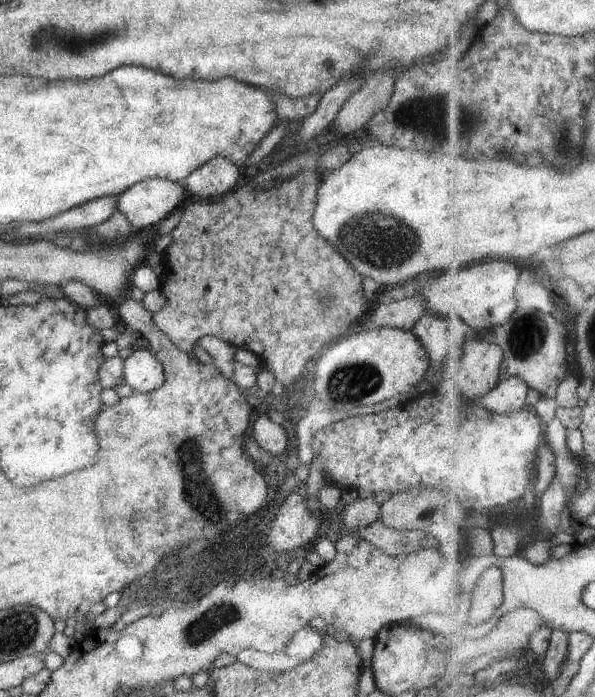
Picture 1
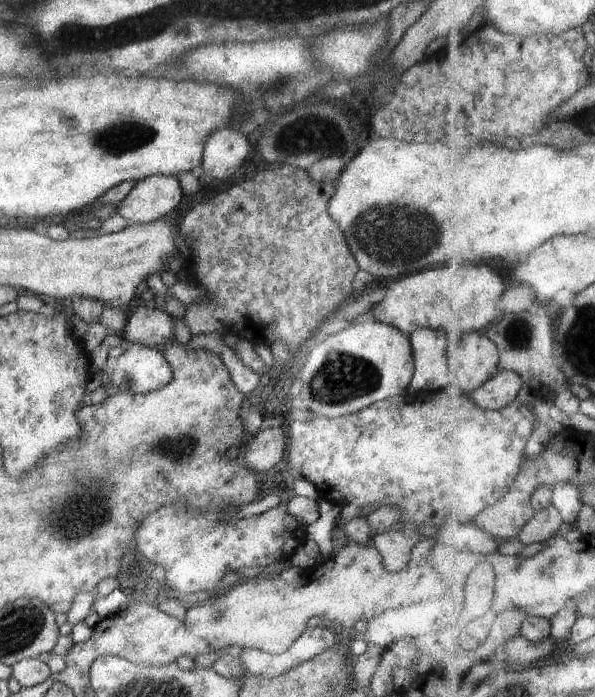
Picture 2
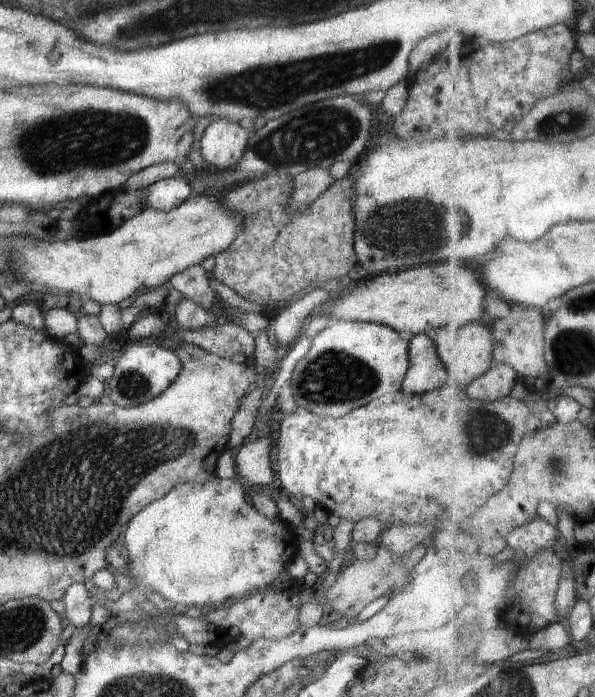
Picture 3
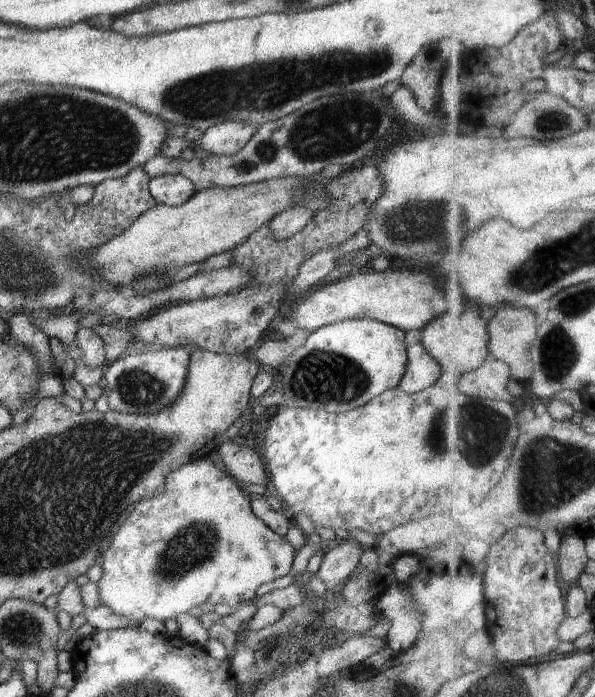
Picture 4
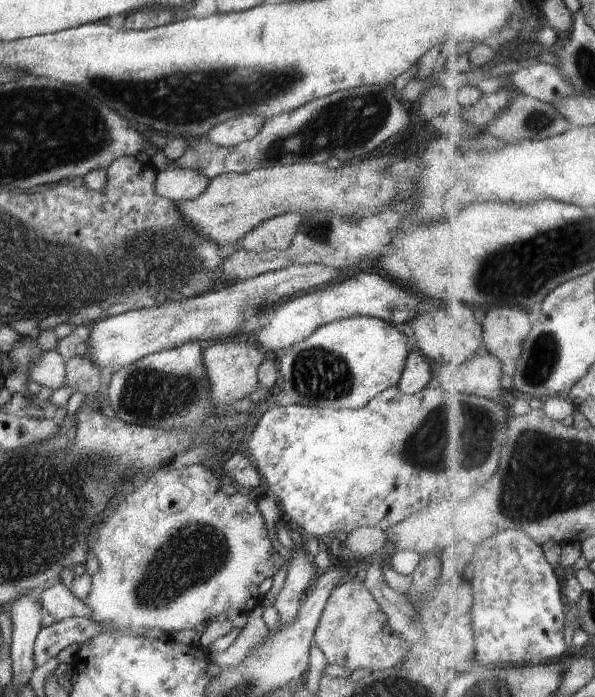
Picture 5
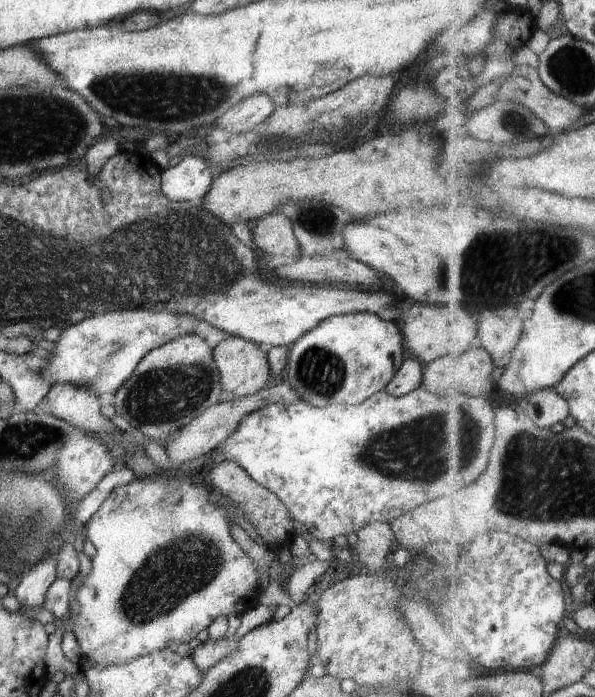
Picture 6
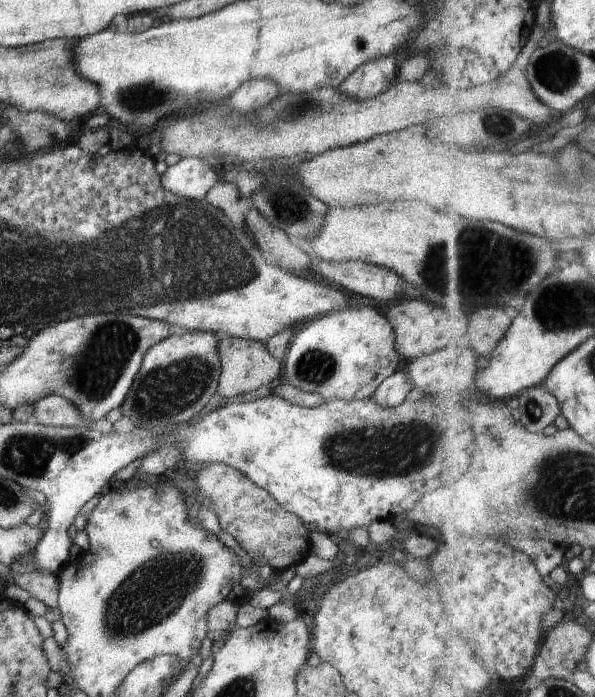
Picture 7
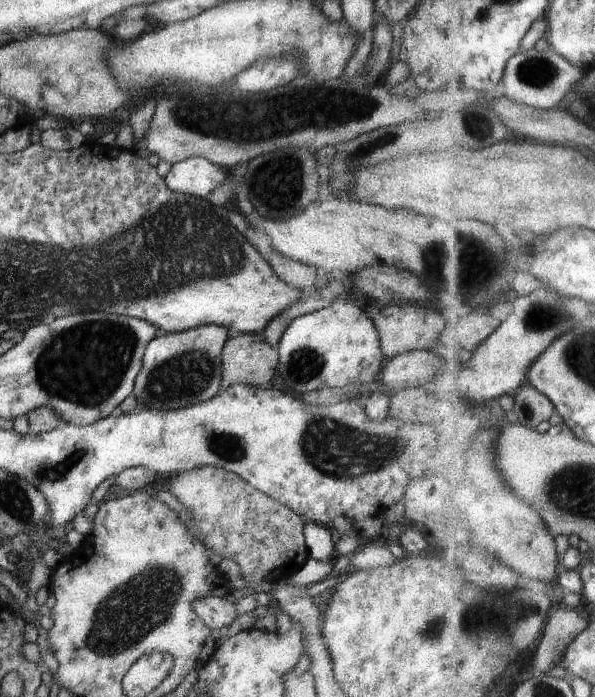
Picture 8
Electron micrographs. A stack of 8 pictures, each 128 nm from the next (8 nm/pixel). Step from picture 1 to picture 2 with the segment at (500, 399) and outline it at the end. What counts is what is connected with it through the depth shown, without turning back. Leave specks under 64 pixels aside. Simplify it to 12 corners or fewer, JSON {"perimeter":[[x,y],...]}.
{"perimeter":[[500,370],[471,394],[488,410],[504,410],[524,388],[515,370]]}

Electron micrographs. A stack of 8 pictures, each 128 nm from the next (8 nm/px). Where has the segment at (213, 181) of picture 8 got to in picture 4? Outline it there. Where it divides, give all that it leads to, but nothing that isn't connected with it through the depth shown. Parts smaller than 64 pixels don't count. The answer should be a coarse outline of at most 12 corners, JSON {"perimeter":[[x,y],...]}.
{"perimeter":[[168,174],[151,178],[159,203],[180,206],[195,193],[191,179]]}

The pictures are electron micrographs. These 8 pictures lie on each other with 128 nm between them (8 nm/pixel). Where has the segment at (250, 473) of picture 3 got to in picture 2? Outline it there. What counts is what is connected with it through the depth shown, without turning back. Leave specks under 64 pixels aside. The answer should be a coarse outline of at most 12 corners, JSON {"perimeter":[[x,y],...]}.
{"perimeter":[[261,428],[246,446],[244,468],[283,464],[287,436]]}

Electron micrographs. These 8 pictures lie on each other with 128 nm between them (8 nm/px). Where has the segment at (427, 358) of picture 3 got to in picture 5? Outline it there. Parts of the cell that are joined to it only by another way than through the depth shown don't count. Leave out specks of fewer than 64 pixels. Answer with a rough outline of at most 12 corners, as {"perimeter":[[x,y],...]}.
{"perimeter":[[409,352],[397,384],[411,395],[433,383],[434,366]]}

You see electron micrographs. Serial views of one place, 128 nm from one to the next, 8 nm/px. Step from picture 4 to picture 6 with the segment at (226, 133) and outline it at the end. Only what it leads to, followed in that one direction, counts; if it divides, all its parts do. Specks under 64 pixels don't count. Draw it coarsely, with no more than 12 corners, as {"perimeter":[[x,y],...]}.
{"perimeter":[[266,94],[240,100],[214,125],[246,134],[276,108]]}

